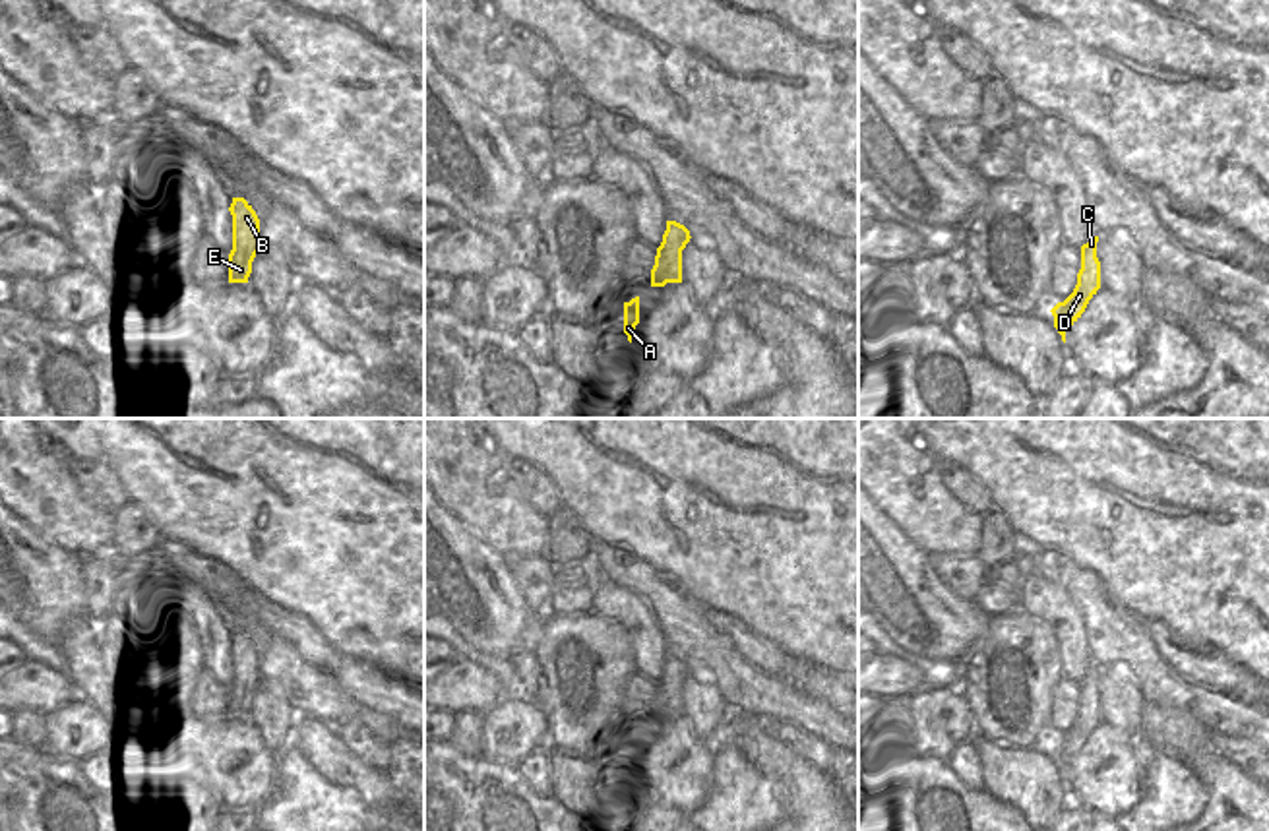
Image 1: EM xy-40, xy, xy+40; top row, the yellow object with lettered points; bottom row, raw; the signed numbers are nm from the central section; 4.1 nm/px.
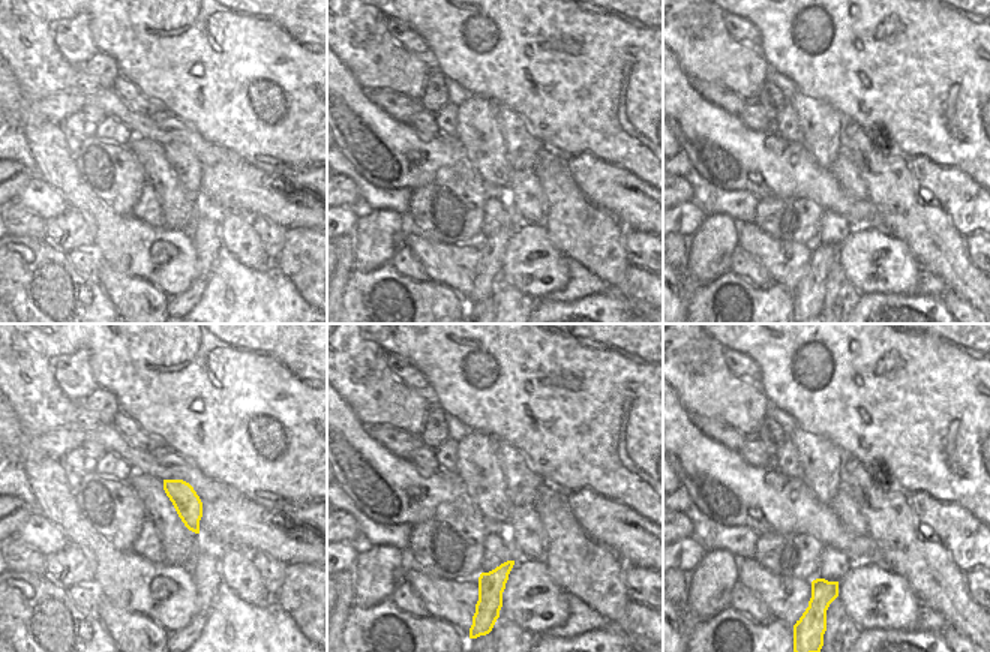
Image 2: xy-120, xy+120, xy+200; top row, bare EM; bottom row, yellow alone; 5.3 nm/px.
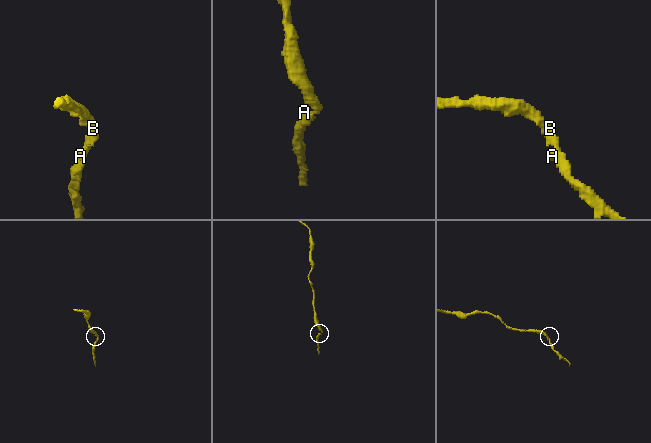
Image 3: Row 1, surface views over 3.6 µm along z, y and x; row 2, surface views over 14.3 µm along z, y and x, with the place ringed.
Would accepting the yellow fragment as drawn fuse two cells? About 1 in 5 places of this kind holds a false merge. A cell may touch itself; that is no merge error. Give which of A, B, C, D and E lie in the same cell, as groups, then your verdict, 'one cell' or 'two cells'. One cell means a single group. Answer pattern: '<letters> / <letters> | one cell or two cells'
A B C D E | one cell

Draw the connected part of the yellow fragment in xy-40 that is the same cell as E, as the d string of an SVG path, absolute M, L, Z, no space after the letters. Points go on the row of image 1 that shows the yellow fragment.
M232 198L232 250L229 254L229 283L248 283L252 262L263 248L260 242L260 219L244 198Z

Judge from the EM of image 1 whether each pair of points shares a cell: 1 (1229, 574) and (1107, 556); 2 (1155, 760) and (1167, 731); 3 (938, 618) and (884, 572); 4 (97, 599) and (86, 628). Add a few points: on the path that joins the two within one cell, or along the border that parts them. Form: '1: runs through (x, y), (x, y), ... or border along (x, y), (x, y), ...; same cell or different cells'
1: runs through (1198, 556), (1138, 556); same cell
2: border along (1147, 750), (1171, 754), (1188, 768); different cells
3: runs through (925, 609), (897, 585); same cell
4: border along (86, 615), (95, 624); different cells

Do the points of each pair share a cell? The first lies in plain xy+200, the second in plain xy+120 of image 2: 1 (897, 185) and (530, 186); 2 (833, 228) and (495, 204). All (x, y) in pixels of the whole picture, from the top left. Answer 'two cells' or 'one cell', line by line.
1: two cells
2: one cell

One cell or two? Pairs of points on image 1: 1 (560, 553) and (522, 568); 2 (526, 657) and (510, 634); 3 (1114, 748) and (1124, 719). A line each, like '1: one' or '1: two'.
1: two
2: two
3: two

